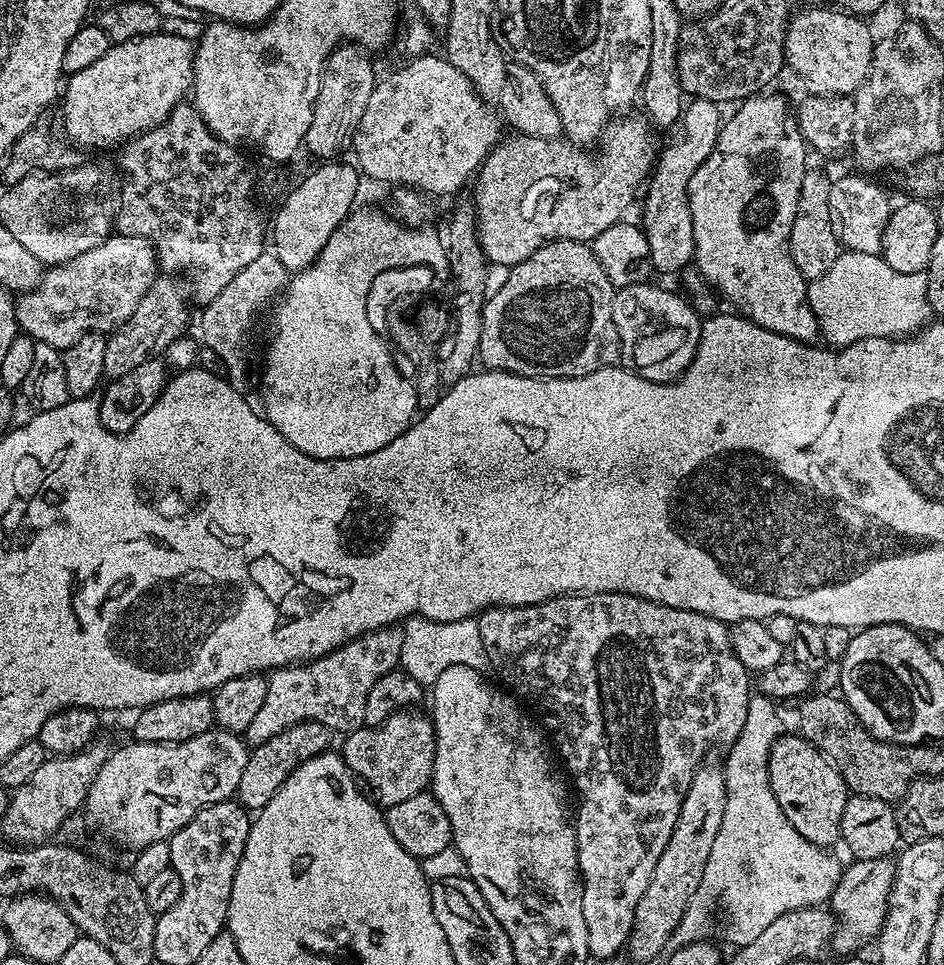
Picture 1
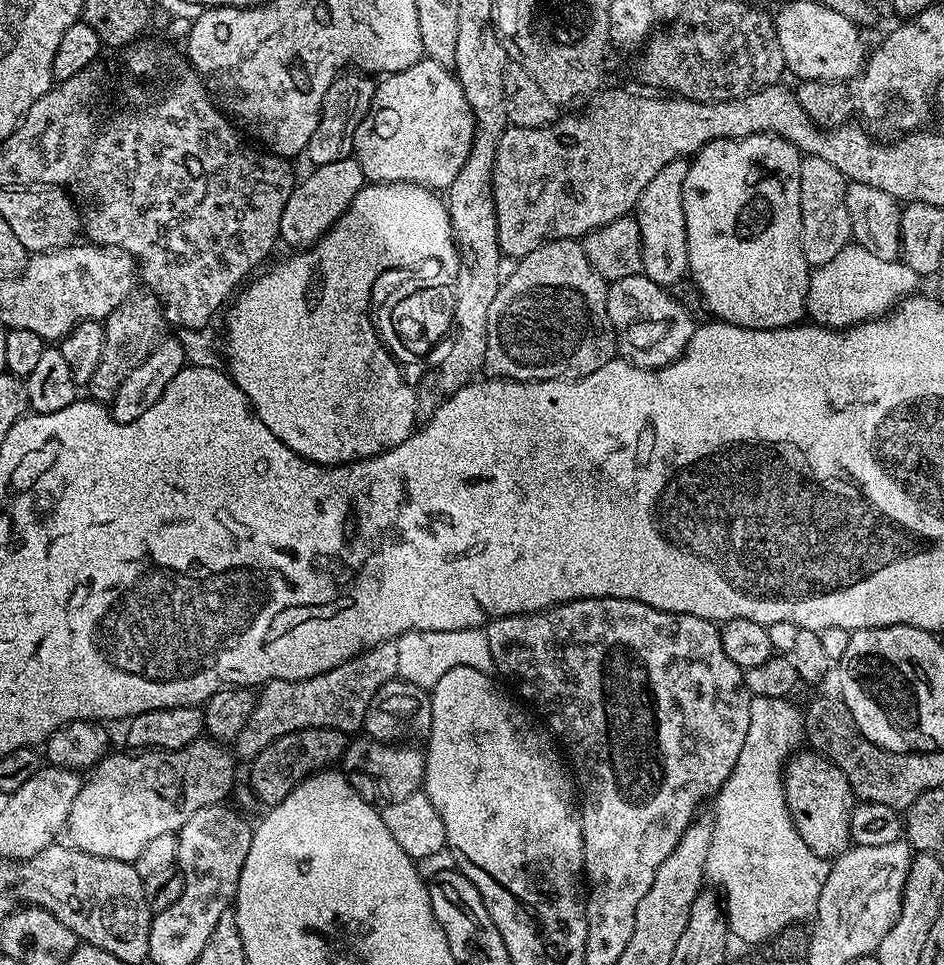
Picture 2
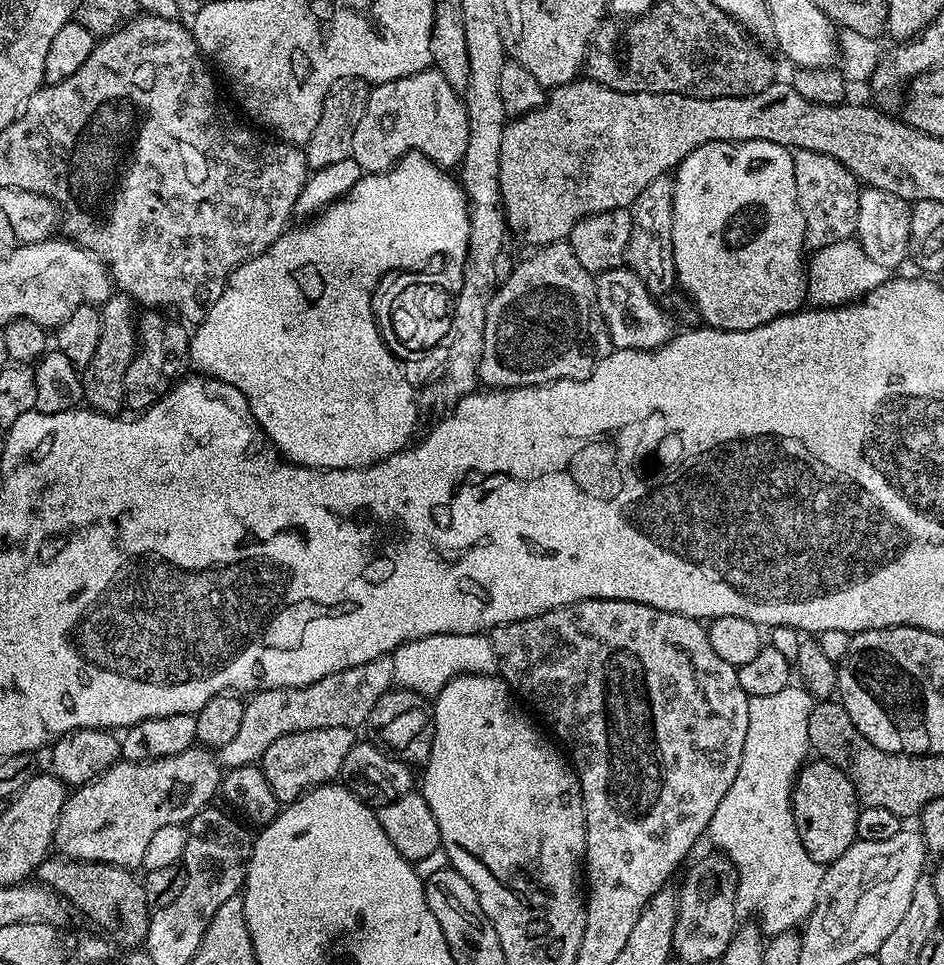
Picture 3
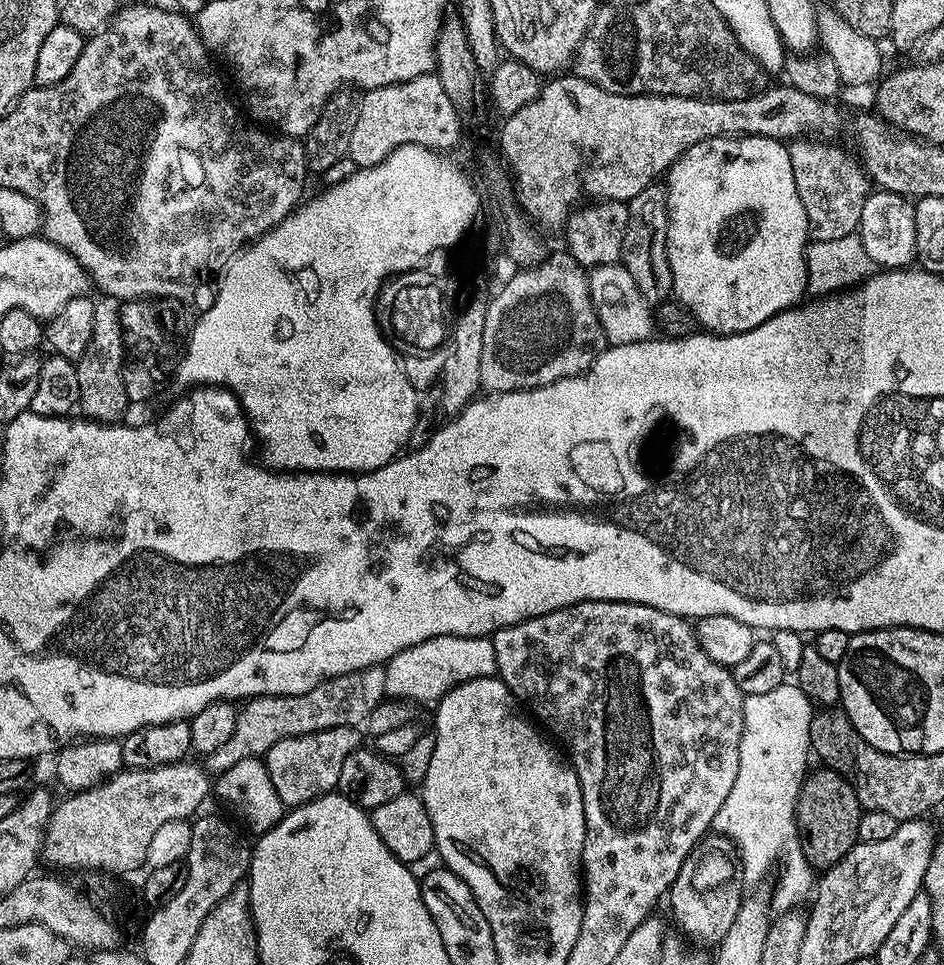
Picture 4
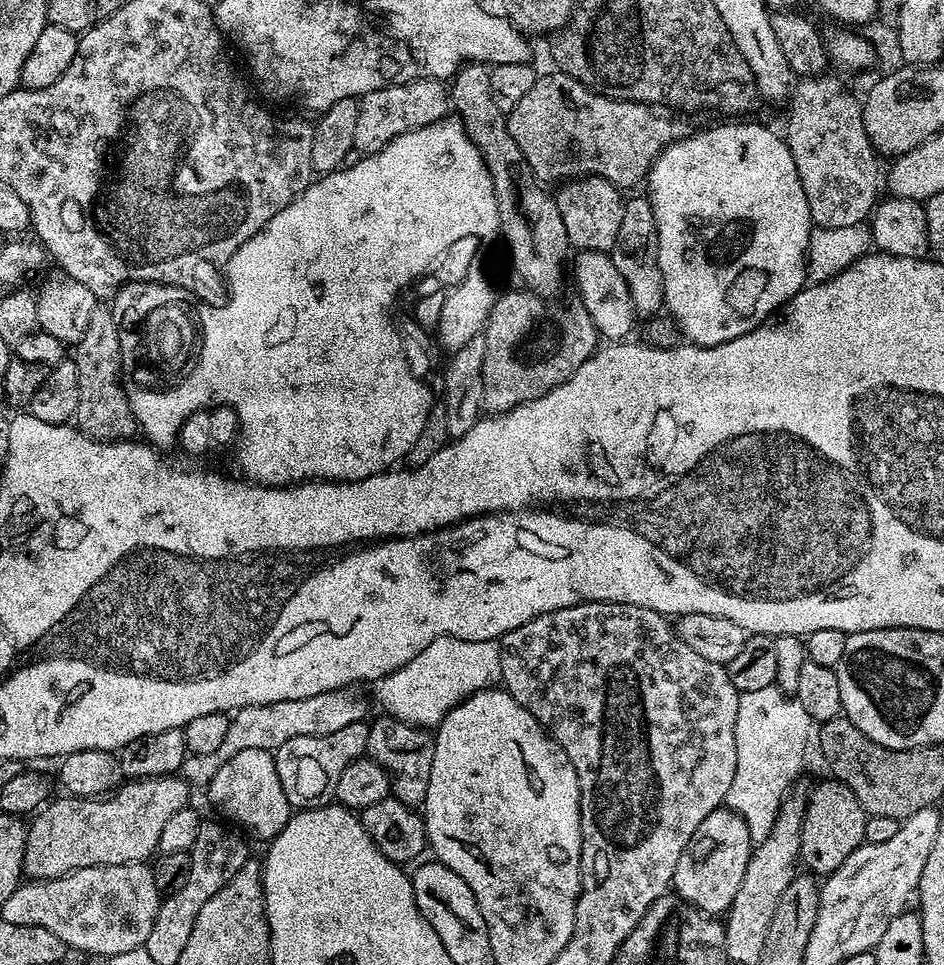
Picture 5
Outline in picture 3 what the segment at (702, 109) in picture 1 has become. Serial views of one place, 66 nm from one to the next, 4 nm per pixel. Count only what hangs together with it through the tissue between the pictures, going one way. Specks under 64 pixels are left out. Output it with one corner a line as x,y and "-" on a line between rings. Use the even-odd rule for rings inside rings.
665,174
654,178
630,206
632,233
628,243
627,267
631,268
654,297
663,298
671,288
677,287
674,250
672,249
672,207
674,206
674,180

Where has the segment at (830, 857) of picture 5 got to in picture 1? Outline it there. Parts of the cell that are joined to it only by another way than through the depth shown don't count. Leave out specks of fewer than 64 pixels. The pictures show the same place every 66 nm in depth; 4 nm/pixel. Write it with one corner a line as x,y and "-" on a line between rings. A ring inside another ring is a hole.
781,734
768,752
768,777
770,790
774,790
774,798
778,798
778,806
782,806
782,814
786,814
790,826
806,842
831,849
832,843
840,840
842,810
846,810
850,795
842,774
803,736

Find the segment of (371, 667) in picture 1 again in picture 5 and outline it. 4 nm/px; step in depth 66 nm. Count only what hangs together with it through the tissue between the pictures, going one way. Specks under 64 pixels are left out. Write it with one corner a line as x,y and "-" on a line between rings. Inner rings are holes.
356,686
326,690
322,694
314,694
314,698
298,698
283,700
273,704
251,704
238,708
231,713
226,738
214,750
214,754
189,754
184,758
179,775
187,780
193,789
207,789
216,772
228,760
234,758
242,750
264,750
272,752
282,746
282,742
290,742
290,738
299,736
325,736
334,734
334,730
343,730
351,724
359,724
368,712
368,700

